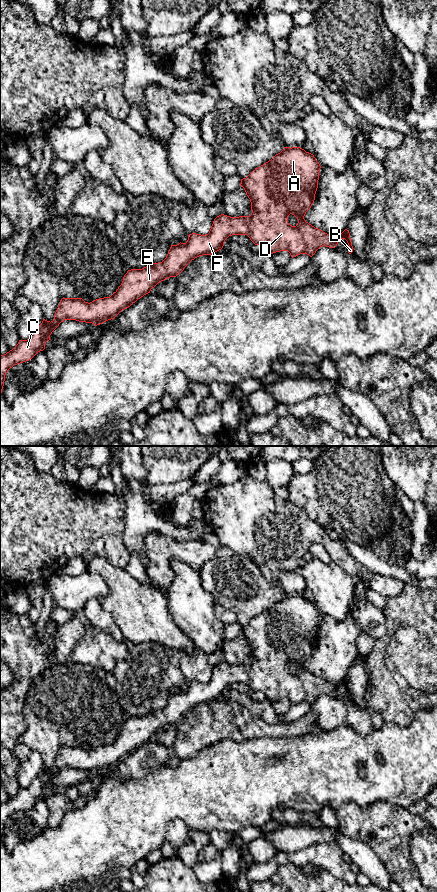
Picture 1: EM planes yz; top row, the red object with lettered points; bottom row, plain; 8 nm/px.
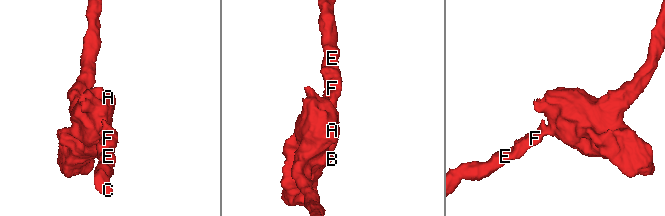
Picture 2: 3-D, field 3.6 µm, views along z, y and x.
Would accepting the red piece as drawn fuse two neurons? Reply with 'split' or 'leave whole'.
leave whole

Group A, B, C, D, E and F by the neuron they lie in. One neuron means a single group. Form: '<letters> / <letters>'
A B C D E F

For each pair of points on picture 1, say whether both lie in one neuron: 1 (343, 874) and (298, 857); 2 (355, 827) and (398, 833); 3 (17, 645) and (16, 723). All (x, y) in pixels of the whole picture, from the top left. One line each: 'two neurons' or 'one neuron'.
1: one neuron
2: one neuron
3: one neuron

